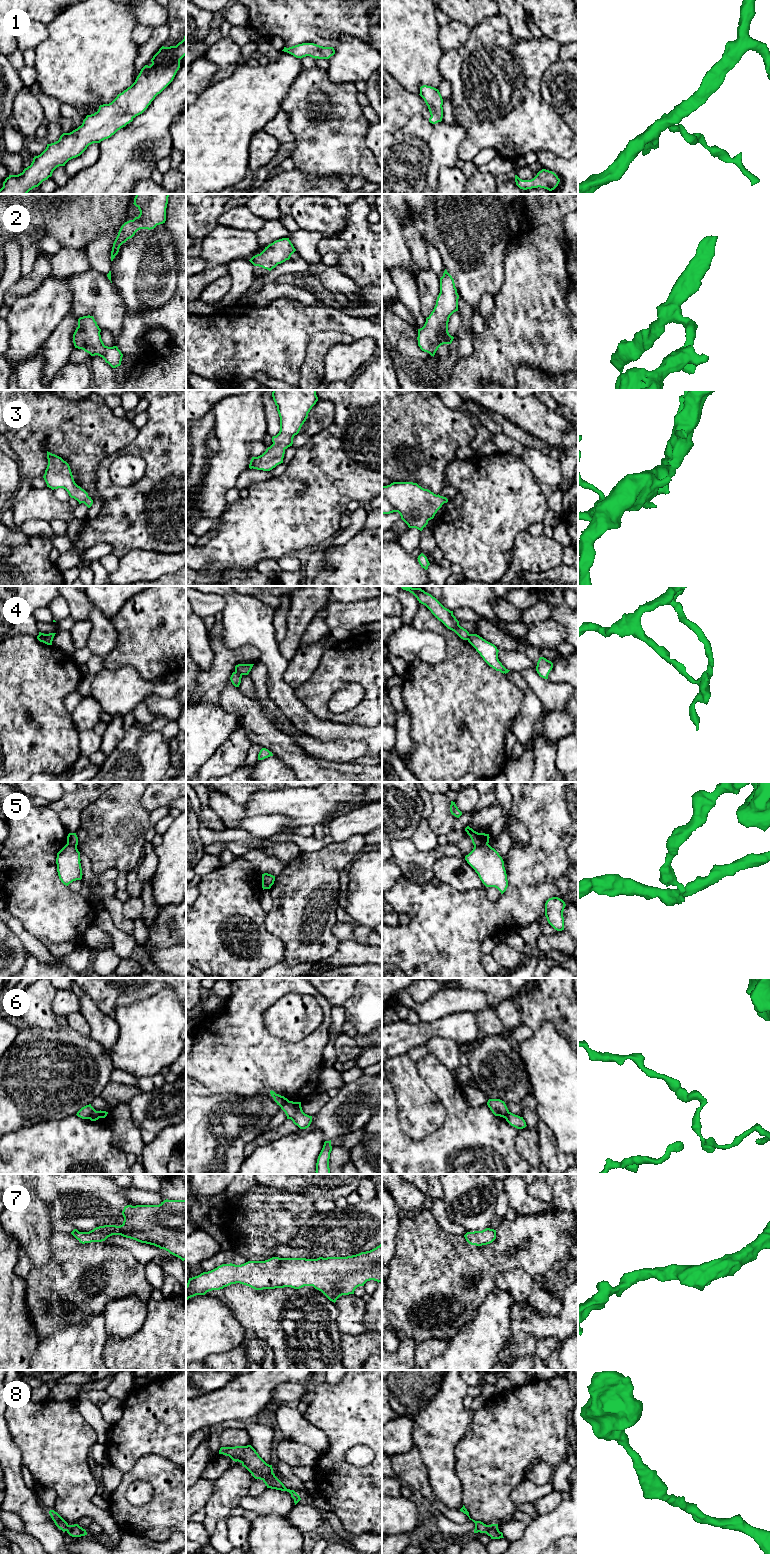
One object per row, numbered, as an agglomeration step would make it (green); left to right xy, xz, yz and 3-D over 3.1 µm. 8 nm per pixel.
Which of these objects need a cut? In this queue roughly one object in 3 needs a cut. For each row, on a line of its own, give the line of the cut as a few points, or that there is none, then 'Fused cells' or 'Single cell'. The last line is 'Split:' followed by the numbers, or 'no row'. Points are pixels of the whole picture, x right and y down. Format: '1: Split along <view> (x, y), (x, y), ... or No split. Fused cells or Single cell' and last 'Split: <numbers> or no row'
1: No split. Single cell
2: No split. Single cell
3: No split. Single cell
4: Split along xz (235, 671), (241, 675). Fused cells
5: Split along yz (487, 843), (474, 847). Fused cells
6: Split along xy (96, 1111), (88, 1118). Fused cells
7: No split. Single cell
8: No split. Single cell
Split: 4, 5, 6

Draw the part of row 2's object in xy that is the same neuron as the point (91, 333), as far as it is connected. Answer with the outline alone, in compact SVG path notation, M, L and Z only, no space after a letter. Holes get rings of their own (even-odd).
M83 316L78 319L78 327L73 334L75 348L82 349L91 356L98 355L112 368L121 365L123 354L117 346L105 346L100 335L101 329L93 316Z

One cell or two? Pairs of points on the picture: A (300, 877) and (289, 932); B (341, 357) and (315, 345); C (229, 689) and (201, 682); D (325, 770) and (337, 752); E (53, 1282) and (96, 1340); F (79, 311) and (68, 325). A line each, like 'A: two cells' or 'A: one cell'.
A: one cell
B: two cells
C: two cells
D: two cells
E: two cells
F: two cells

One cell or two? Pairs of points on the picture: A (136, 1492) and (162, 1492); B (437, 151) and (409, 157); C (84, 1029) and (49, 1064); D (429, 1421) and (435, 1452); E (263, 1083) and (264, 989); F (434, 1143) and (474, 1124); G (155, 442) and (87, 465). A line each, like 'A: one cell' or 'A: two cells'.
A: two cells
B: one cell
C: two cells
D: one cell
E: one cell
F: one cell
G: two cells

